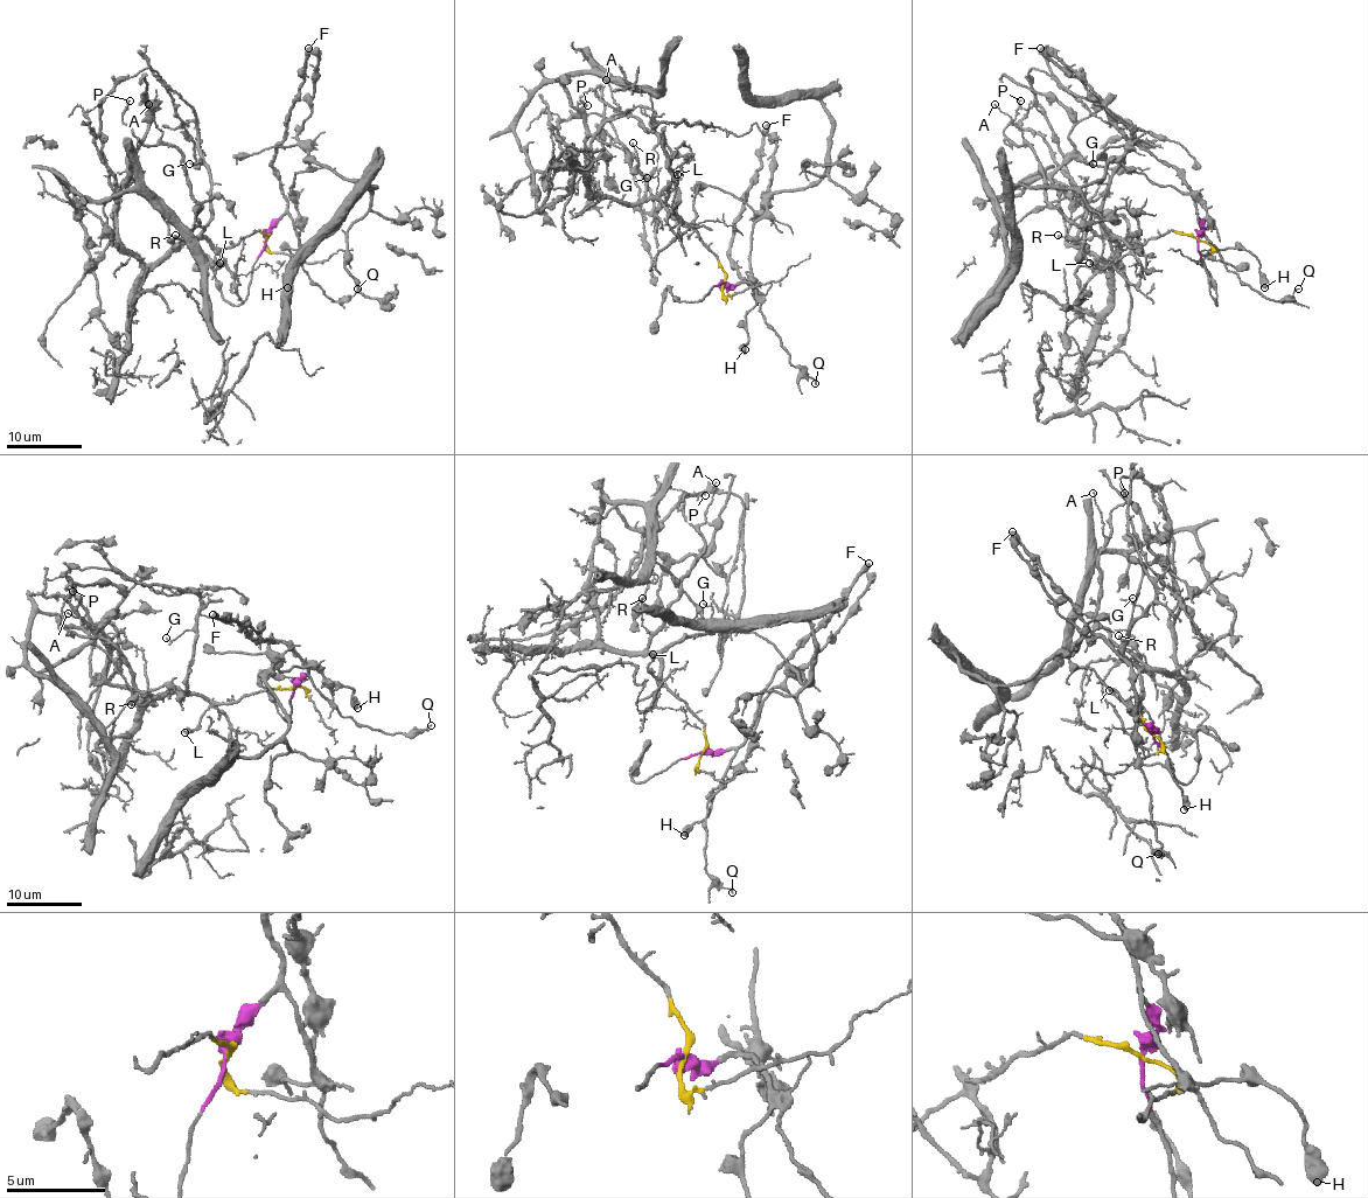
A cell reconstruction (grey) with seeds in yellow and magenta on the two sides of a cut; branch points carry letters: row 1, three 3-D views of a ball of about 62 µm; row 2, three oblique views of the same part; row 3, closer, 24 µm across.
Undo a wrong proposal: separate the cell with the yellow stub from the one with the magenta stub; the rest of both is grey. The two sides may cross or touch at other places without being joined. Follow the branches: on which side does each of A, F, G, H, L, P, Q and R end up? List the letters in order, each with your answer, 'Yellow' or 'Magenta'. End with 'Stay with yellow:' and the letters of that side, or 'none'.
A: Yellow
F: Magenta
G: Yellow
H: Magenta
L: Yellow
P: Yellow
Q: Magenta
R: Yellow
Stay with yellow: A, G, L, P, R

